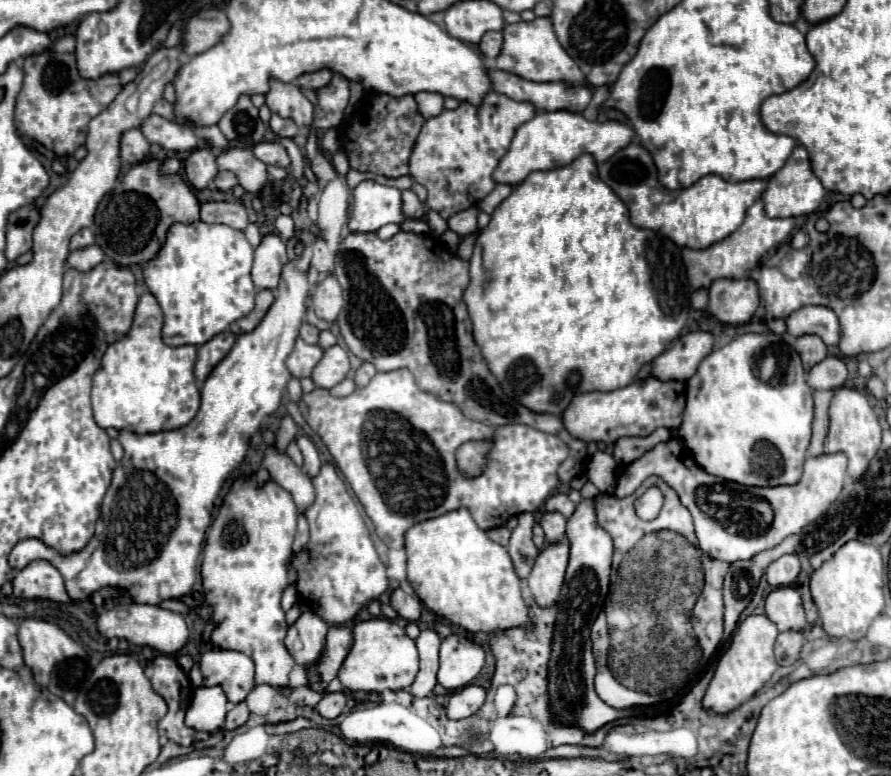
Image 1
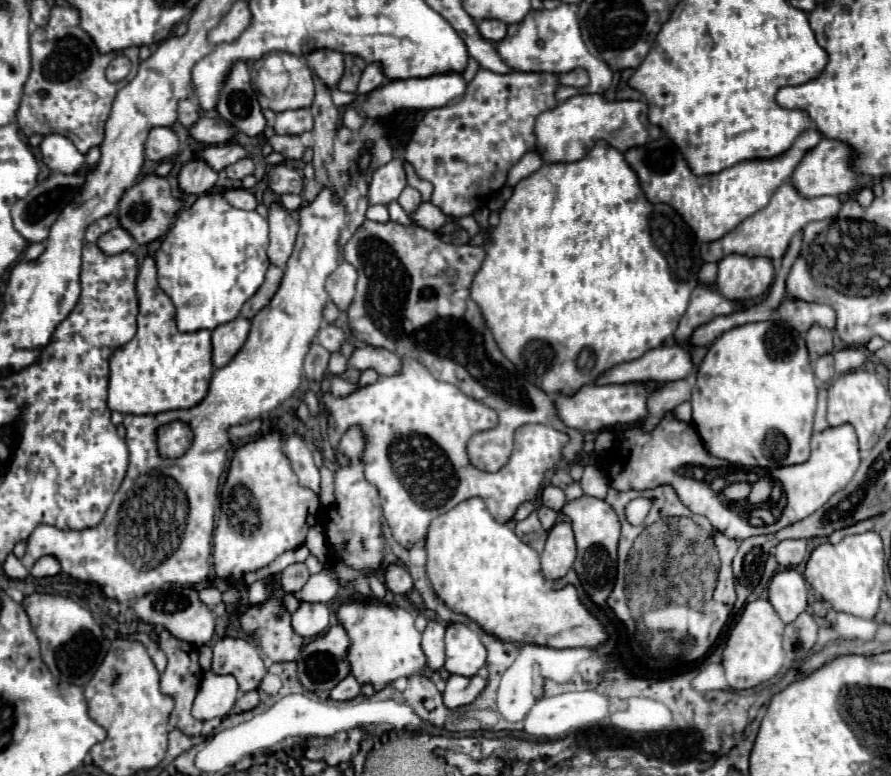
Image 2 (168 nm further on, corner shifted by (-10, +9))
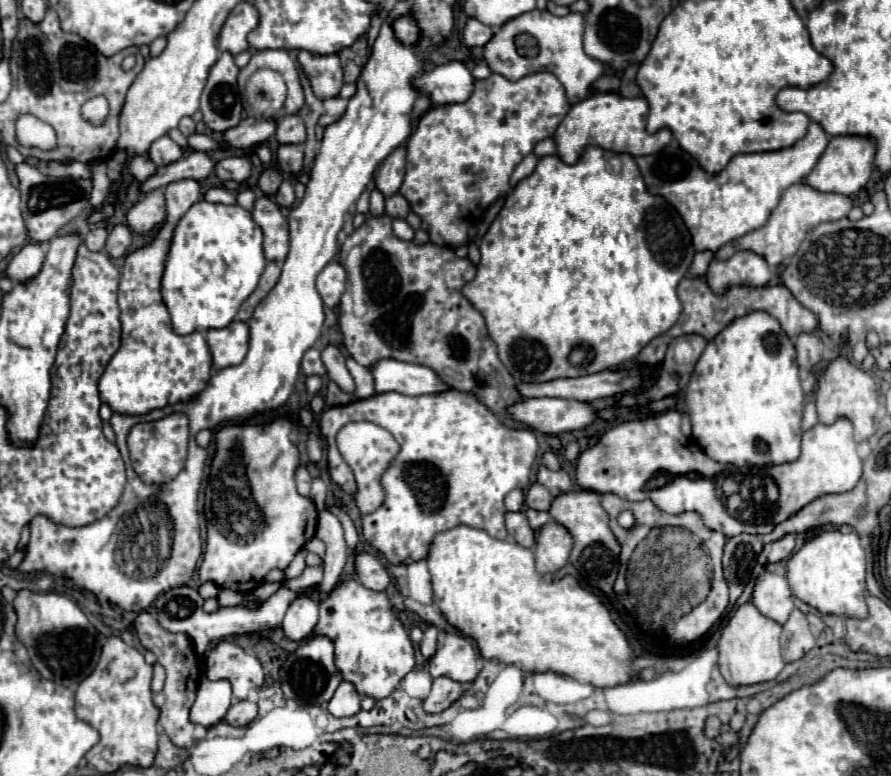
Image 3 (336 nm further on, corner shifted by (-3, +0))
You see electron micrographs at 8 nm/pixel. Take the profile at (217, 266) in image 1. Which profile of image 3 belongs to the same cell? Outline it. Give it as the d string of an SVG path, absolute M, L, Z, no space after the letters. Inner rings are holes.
M199 200L185 212L185 216L177 222L173 230L171 246L165 260L165 272L161 280L161 296L171 314L175 334L185 336L193 332L207 332L211 328L229 326L239 306L255 290L259 276L267 264L261 242L263 242L263 234L261 234L261 228L255 224L251 212L243 210L237 204L225 206L225 204Z

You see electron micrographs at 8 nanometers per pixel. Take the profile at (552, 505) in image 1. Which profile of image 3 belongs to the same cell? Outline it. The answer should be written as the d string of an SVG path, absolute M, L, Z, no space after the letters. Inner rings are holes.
M541 466L541 468L539 468L539 474L537 474L537 482L543 484L543 486L551 492L553 498L555 498L555 496L561 496L561 494L567 494L567 492L573 490L571 478L569 478L569 474L567 474L565 470L553 472L553 470Z

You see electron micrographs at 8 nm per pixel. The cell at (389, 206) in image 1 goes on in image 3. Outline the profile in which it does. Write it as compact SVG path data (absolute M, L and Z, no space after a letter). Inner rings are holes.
M397 148L387 156L387 160L375 172L375 188L385 196L395 196L403 184L405 176L405 148Z

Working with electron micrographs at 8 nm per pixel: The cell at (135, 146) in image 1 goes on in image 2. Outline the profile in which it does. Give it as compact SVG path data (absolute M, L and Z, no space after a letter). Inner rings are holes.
M156 127L150 131L146 141L146 157L152 161L164 161L178 153L178 137L170 127Z

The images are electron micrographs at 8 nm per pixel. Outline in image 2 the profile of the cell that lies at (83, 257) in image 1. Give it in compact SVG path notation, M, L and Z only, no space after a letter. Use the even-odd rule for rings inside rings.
M116 227L114 231L108 231L106 235L102 235L96 245L106 253L106 255L116 255L122 251L128 251L134 245L134 239L130 237L130 233L122 227Z

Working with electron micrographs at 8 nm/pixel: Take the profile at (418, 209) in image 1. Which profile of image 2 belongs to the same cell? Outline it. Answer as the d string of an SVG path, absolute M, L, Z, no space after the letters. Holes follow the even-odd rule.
M406 187L406 189L400 193L398 203L400 203L400 207L402 207L406 213L412 213L412 211L416 211L418 205L422 203L422 197L420 197L420 193L418 193L416 189Z

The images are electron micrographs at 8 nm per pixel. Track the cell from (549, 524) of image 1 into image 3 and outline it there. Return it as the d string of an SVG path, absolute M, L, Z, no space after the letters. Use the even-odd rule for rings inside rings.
M531 484L531 488L527 490L525 496L525 504L533 510L549 510L553 502L553 496L547 492L547 488L543 488L541 484Z

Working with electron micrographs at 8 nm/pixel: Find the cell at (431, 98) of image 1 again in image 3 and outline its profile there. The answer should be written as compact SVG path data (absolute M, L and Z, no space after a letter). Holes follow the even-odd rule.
M447 62L431 72L425 72L413 86L427 94L433 104L457 104L473 92L473 76L461 62Z

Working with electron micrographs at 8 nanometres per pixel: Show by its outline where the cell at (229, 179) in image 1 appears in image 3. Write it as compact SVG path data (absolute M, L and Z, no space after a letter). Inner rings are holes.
M225 158L215 166L215 176L221 182L227 182L227 180L245 182L249 174L251 174L251 164L245 158Z

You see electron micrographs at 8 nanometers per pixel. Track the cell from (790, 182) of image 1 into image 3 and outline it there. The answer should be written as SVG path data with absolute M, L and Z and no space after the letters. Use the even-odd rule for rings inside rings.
M837 136L831 138L825 152L821 154L819 162L811 170L811 174L803 180L811 188L819 192L829 192L829 194L843 194L843 196L853 196L857 194L869 180L873 172L873 156L875 156L875 144L871 138L863 136Z

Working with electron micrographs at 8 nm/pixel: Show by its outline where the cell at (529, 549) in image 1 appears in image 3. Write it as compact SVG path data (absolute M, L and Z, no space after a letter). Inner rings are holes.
M509 512L505 516L505 524L507 524L507 532L509 532L511 540L515 540L517 544L521 544L525 548L535 546L535 532L531 530L527 516L523 512L515 512L515 514Z

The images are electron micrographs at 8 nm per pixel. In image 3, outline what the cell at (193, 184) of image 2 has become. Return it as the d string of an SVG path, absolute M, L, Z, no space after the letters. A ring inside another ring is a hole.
M191 178L173 182L165 188L165 200L167 200L167 222L165 222L165 226L159 230L157 238L149 246L139 248L125 258L125 266L123 266L123 274L121 274L121 284L119 284L119 308L121 308L121 326L123 326L121 348L109 360L105 372L99 380L101 402L119 414L139 416L139 414L147 414L149 410L163 408L167 404L193 400L207 386L207 380L211 376L211 354L209 354L209 346L203 342L203 334L193 332L189 336L177 336L171 328L169 312L167 312L167 306L163 304L161 292L159 292L161 276L163 276L163 264L165 264L165 256L169 250L169 240L173 234L173 228L179 222L179 218L195 202L201 200L201 186L197 180L191 180Z

